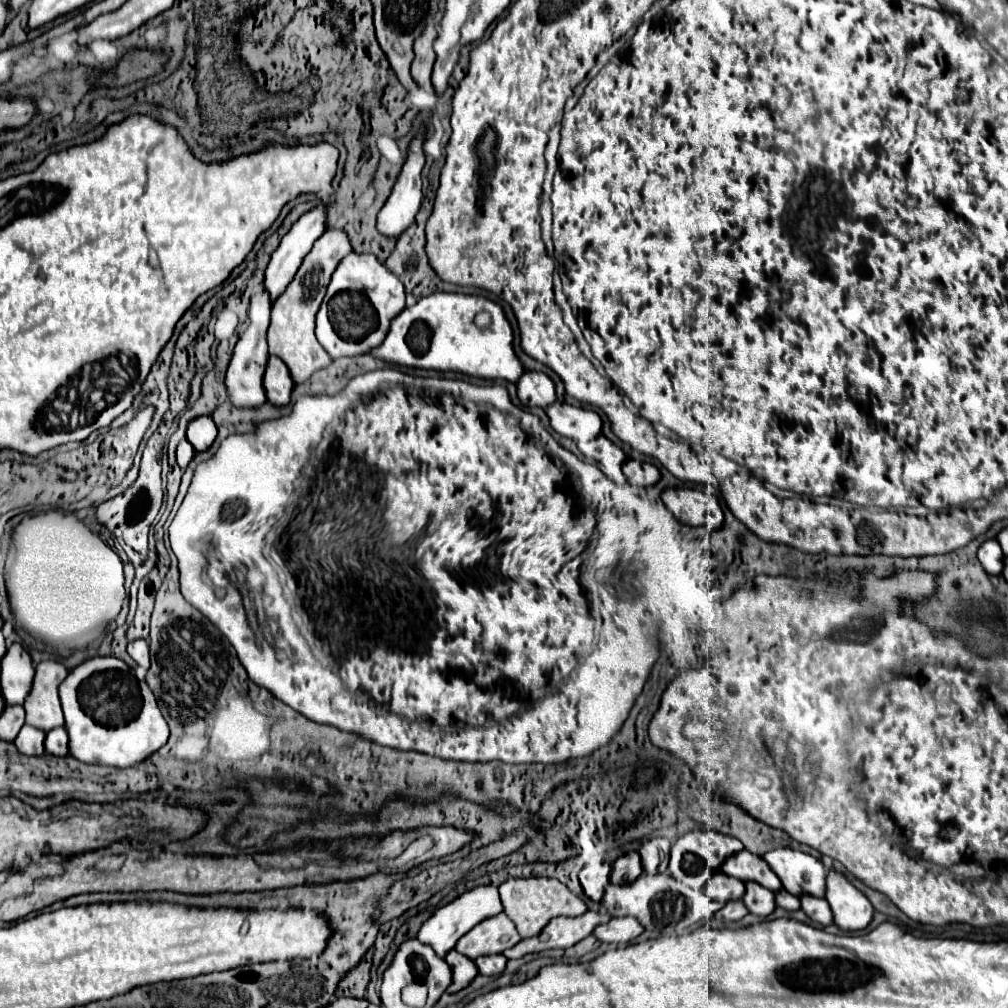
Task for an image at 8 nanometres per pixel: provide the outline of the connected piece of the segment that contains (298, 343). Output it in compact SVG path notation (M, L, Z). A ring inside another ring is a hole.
M327 229L315 241L313 249L303 259L299 271L295 273L293 281L287 285L285 293L281 293L281 297L277 297L273 303L271 325L267 331L269 353L281 357L287 363L295 383L303 383L315 371L319 371L331 363L331 357L319 345L319 341L315 337L315 315L317 315L317 309L325 297L325 289L329 285L333 271L337 269L339 261L349 253L353 253L353 247L349 243L347 233L341 229ZM345 247L347 247L347 251L345 251Z

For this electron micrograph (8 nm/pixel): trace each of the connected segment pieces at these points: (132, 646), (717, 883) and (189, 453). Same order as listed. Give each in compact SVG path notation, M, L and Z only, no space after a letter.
M137 639L127 645L127 653L145 669L149 669L149 643L145 639Z
M715 871L715 875L707 881L707 895L713 901L727 903L727 901L733 901L733 899L741 899L743 893L745 893L743 881L739 881L735 877L727 877L721 871Z
M183 439L183 443L179 443L179 447L177 447L177 463L179 463L179 467L185 469L187 463L193 459L193 455L195 455L195 449L191 447L191 443L187 439Z

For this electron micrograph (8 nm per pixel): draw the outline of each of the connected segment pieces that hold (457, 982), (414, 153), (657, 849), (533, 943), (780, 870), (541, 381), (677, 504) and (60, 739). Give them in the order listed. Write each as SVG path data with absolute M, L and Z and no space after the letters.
M455 949L447 953L445 961L447 961L447 963L451 965L451 969L453 969L453 983L451 983L449 989L447 989L449 993L457 993L457 991L465 989L465 987L477 977L477 973L479 973L477 967L475 967L475 963L473 963L469 957L457 953Z
M419 129L415 133L415 137L411 139L409 147L407 147L407 157L405 157L405 163L397 175L397 183L393 185L393 191L389 195L389 199L385 201L379 217L377 217L377 229L379 233L383 233L385 237L399 237L413 221L415 221L415 215L421 207L421 201L423 201L423 193L421 193L421 169L425 165L425 155L423 155L423 141L425 141L425 135L427 135L427 129Z
M655 837L655 839L649 839L647 843L643 843L639 849L639 855L643 859L645 873L649 873L649 875L665 873L667 863L669 863L669 849L671 849L671 843L663 837Z
M587 911L581 917L555 917L545 925L545 929L539 935L519 941L503 955L507 959L521 959L527 953L539 953L545 949L565 949L585 939L593 933L597 925L607 921L609 917L603 911Z
M773 849L763 855L775 875L781 879L783 889L791 895L813 895L825 897L827 869L823 863L795 849Z
M539 371L523 373L517 381L517 395L525 407L547 407L557 399L553 381Z
M665 489L661 499L683 525L707 527L709 531L723 525L723 511L717 499L699 489Z
M63 727L59 729L53 729L47 733L45 737L45 751L51 753L51 755L57 755L57 757L63 757L63 755L69 755L69 739L67 739L67 731Z

